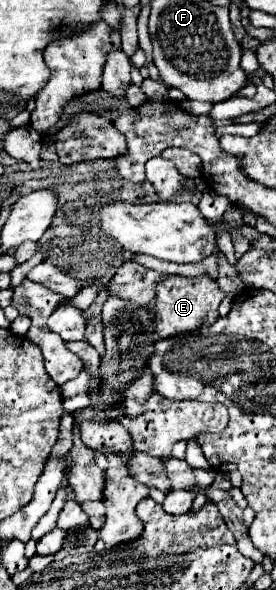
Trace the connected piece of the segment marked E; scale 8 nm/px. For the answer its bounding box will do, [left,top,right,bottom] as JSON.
[156,275,224,339]

